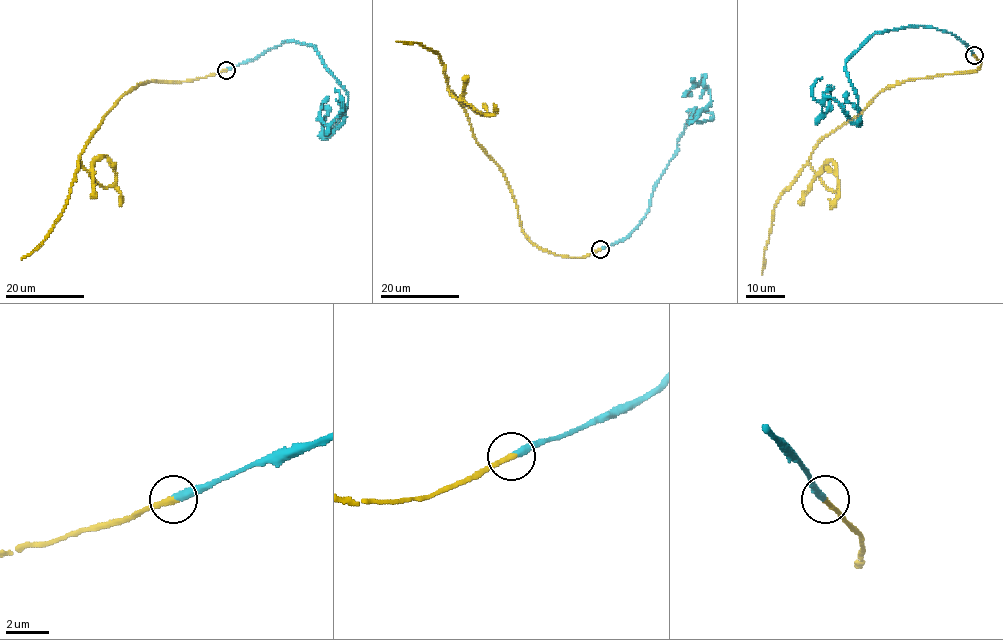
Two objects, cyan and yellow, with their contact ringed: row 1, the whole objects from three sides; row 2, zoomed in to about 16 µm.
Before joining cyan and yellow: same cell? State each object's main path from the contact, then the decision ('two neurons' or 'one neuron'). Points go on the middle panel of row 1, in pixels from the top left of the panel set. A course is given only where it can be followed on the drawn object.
cyan via (600, 249), (645, 215), (686, 122), (696, 112), (713, 116), (697, 118), (710, 102), (702, 85), (691, 94) | yellow via (600, 249), (583, 257), (554, 255), (522, 229), (501, 169), (449, 91), (489, 115), (465, 103), (467, 77) | one neuron

